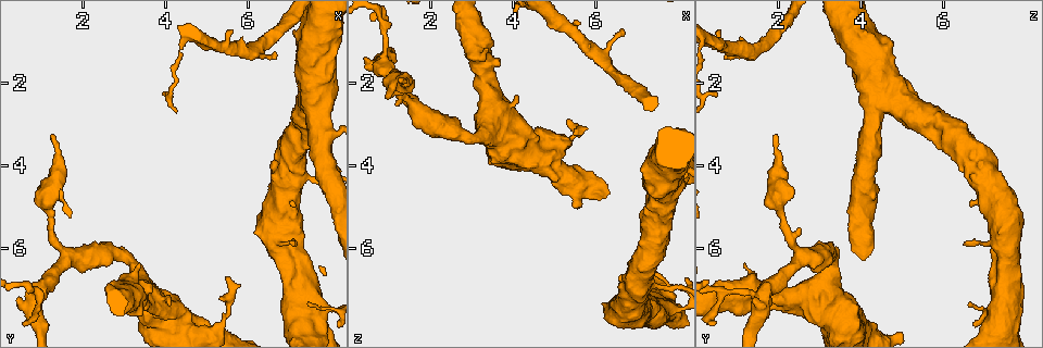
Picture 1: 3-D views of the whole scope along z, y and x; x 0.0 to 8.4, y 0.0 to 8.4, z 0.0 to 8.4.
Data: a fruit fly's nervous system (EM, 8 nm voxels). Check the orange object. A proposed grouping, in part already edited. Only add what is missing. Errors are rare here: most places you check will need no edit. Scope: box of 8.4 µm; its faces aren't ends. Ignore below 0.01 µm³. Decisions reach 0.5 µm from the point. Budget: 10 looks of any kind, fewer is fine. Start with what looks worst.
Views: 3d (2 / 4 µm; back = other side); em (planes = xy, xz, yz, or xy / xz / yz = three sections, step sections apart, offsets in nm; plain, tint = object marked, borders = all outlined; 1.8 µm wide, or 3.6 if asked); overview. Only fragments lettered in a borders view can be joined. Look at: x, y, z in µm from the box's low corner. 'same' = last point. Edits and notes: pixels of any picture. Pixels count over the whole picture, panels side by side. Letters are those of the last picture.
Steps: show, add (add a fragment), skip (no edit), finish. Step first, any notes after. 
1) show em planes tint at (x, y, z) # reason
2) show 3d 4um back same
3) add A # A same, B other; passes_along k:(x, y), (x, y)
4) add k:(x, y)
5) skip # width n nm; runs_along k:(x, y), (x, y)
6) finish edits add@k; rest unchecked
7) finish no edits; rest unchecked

show 3d 4um at (1.20, 3.30, 1.90) # an open end

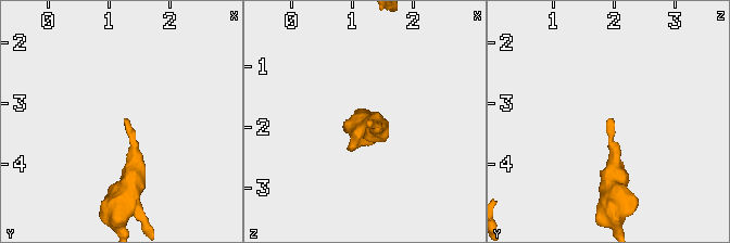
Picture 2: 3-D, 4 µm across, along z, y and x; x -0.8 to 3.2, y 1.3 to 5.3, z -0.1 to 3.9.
show em planes tint at (1.25, 3.30, 1.90)

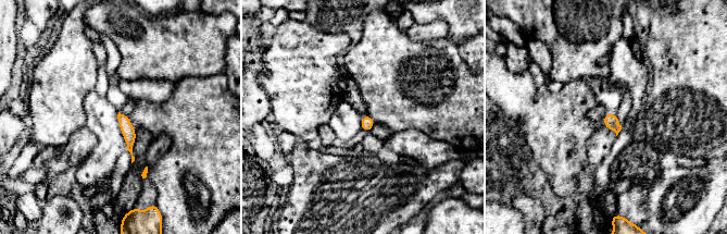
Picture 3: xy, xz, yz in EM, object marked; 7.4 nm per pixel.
show em planes borders same # see the neighbours

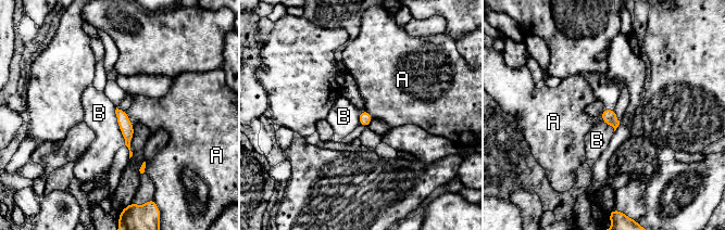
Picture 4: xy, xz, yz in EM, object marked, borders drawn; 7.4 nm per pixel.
skip # longest_contact B 280 nm; A other, B other; border 4:(115, 107), (116, 123), (125, 144); none of them fits

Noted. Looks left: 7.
show em planes borders at (4.05, 7.30, 2.35) # an open end

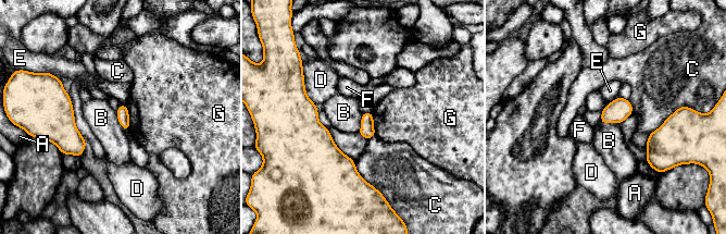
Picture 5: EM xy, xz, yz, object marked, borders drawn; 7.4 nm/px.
skip # A other, B other, C other, D other, E other, F other, G other; no lettered fragment goes on from it

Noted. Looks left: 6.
show 3d 4um at (6.65, 1.20, 0.75) # an open end

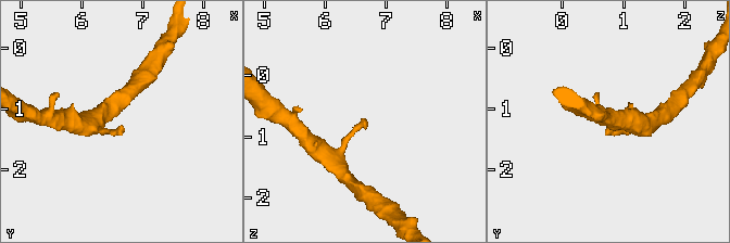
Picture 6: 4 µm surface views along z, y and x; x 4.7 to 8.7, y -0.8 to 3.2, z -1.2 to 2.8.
show em xy step 4 borders at (6.70, 1.30, 0.75)

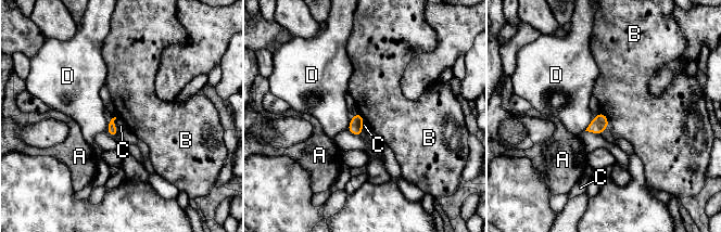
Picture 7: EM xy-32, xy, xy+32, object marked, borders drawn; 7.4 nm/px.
show em planes borders same # another direction

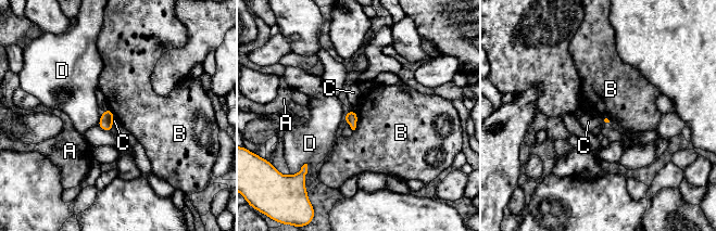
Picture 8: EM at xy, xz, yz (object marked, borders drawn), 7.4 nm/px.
skip # longest_contact B 150 nm; A other, B other, C other, D other; border 8:(354, 111), (358, 124), (353, 130); no lettered fragment goes on from it

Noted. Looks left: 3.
show em planes plain at (0.95, 7.15, 1.55) # calibre changes

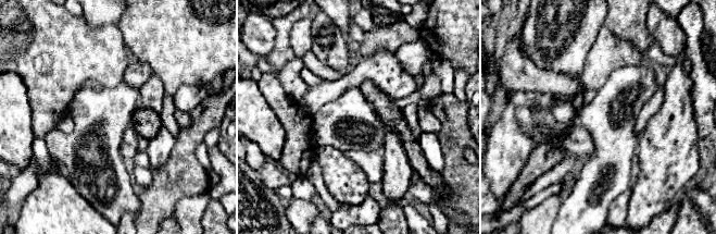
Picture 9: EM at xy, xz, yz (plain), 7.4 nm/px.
show em planes borders same

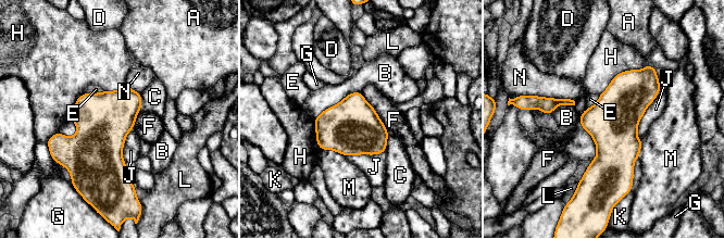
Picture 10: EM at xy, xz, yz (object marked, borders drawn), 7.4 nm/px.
skip # A other, B other, C other, D other, E other, F other, G other, H other, J other, K other, L other, M other, N other; border 10:(360, 91), (388, 130); no lettered fragment goes on from it

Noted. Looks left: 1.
finish no edits; rest unchecked

